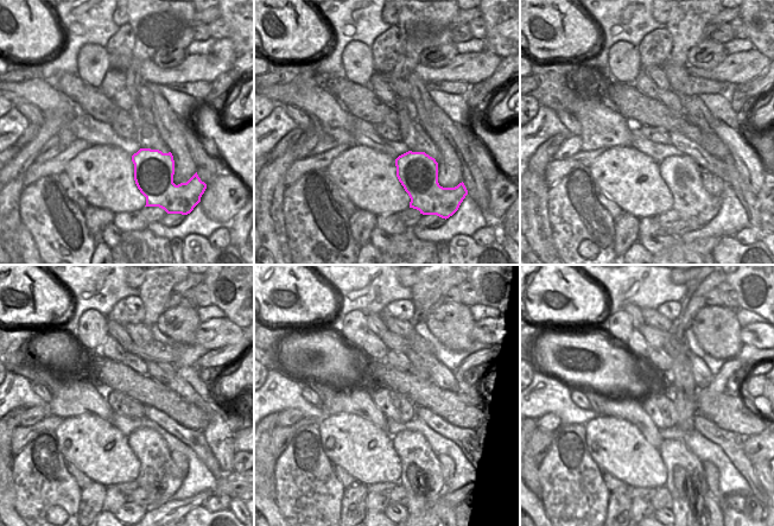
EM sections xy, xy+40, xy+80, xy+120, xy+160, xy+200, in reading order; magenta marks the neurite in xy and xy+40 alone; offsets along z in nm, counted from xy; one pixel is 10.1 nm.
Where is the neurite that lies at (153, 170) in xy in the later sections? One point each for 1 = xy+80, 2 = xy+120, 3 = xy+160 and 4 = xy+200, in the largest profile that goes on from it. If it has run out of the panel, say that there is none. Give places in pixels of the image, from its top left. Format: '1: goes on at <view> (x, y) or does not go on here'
1: goes on at xy+80 (681, 175)
2: goes on at xy+120 (159, 476)
3: goes on at xy+160 (422, 476)
4: goes on at xy+200 (686, 482)

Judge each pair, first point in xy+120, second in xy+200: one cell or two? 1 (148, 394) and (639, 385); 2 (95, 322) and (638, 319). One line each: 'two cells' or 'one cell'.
1: two cells
2: two cells

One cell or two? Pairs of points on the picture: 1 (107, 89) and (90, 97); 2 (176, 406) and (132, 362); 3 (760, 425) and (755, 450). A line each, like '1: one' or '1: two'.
1: two
2: two
3: two

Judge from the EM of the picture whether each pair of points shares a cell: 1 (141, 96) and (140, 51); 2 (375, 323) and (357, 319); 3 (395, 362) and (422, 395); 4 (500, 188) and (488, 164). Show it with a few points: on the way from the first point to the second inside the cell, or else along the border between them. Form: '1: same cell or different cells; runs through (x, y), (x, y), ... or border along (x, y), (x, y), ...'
1: same cell; runs through (137, 86), (135, 62)
2: different cells; border along (366, 315), (369, 330)
3: different cells; border along (385, 361), (398, 369), (408, 372)
4: different cells; border along (499, 175), (487, 183)

